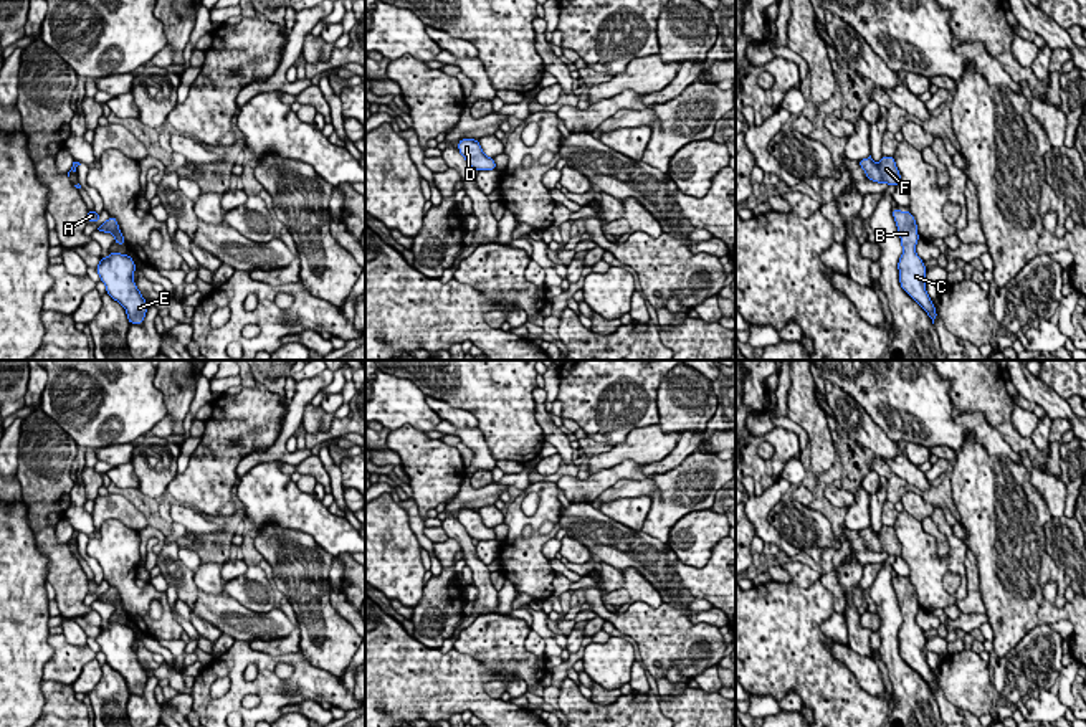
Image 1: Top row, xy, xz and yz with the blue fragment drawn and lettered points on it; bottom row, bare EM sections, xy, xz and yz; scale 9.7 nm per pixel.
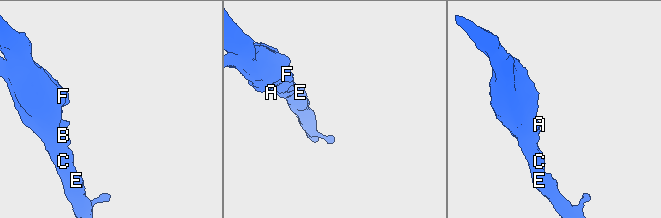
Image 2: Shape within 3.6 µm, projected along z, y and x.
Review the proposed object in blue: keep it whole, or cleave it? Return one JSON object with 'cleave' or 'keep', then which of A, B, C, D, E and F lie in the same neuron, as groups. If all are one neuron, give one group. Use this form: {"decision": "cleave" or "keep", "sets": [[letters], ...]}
{"decision": "keep", "sets": [["A", "B", "C", "D", "E", "F"]]}

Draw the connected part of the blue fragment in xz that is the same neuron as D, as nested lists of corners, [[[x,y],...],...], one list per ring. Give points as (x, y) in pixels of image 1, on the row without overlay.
[[[461,509],[458,520],[471,539],[496,540],[494,529],[488,527],[476,509]]]

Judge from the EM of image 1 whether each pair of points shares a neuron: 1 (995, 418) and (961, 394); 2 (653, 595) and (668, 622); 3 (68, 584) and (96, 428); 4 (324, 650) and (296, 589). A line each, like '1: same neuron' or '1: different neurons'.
1: same neuron
2: different neurons
3: different neurons
4: same neuron

